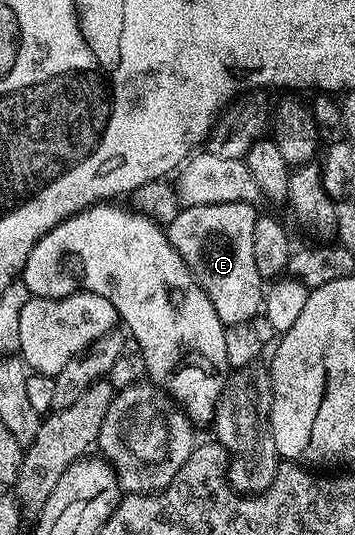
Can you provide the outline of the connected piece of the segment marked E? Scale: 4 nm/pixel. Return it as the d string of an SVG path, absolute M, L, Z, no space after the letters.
M230 202L229 204L205 204L188 206L166 223L165 233L171 246L191 270L195 281L205 292L217 312L217 316L227 326L238 322L250 323L260 313L265 293L265 279L257 272L253 260L253 224L257 217L256 207L249 202Z

